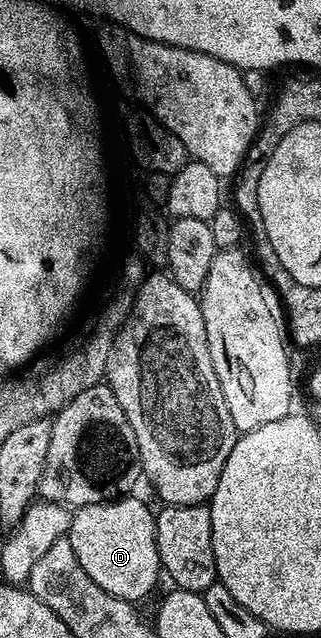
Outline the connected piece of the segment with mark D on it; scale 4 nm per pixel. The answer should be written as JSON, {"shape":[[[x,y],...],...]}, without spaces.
{"shape":[[[119,498],[109,500],[106,504],[93,504],[77,509],[73,513],[68,539],[72,542],[72,550],[76,550],[76,558],[80,566],[84,566],[84,574],[100,586],[108,594],[121,600],[139,602],[154,588],[154,583],[160,577],[162,563],[158,557],[158,543],[156,542],[155,513],[142,500],[135,498]]]}

